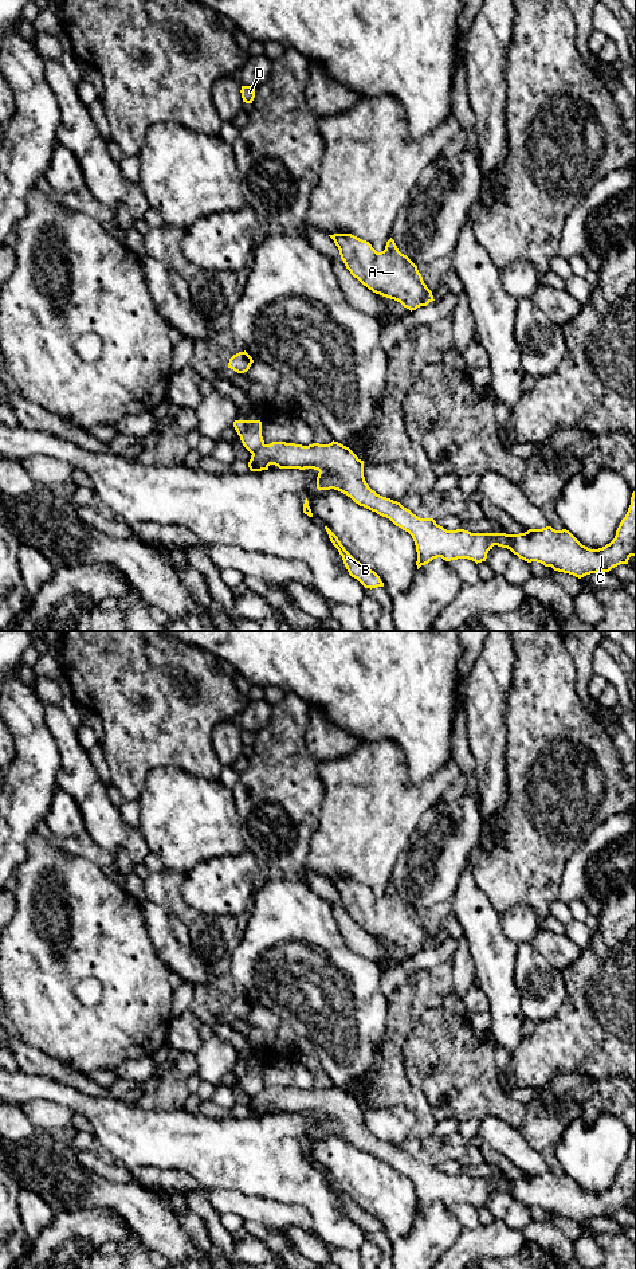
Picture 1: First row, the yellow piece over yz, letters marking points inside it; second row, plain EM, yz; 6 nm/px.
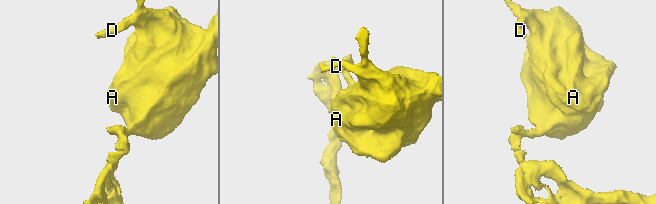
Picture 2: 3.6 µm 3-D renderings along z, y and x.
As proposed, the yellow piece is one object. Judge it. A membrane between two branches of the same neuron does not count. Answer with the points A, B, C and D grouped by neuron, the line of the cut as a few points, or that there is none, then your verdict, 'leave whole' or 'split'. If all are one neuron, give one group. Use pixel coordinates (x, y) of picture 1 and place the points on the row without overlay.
A D / B C | yz (263, 1088), (252, 1099) | split

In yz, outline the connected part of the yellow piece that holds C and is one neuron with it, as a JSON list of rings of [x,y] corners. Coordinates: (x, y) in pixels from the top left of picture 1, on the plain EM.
[[[334,1085],[329,1089],[309,1090],[272,1086],[263,1089],[248,1107],[251,1116],[268,1115],[270,1109],[279,1113],[318,1115],[318,1135],[338,1135],[360,1151],[389,1163],[412,1180],[417,1196],[417,1214],[437,1202],[445,1206],[468,1203],[478,1209],[486,1206],[494,1190],[510,1194],[527,1207],[537,1206],[578,1223],[609,1217],[620,1209],[628,1209],[629,1202],[636,1201],[636,1135],[615,1183],[602,1192],[590,1194],[569,1175],[555,1175],[551,1171],[529,1174],[519,1179],[447,1175],[433,1163],[420,1163],[400,1147],[372,1135],[364,1121],[364,1105],[349,1092]]]

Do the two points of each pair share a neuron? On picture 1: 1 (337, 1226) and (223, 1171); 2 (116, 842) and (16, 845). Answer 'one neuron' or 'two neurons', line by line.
1: one neuron
2: two neurons

